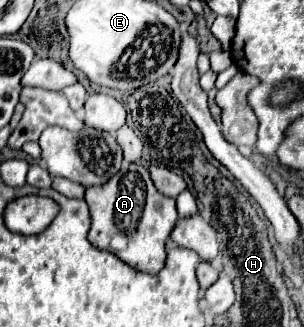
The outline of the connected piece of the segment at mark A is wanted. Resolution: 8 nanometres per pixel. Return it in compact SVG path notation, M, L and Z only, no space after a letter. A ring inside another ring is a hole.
M124 164L122 172L112 176L104 186L86 188L86 204L92 216L88 240L96 248L112 252L122 262L128 262L132 268L146 274L156 274L164 268L166 242L178 220L176 204L172 198L166 198L156 190L142 164ZM116 236L122 236L126 246L112 246Z

